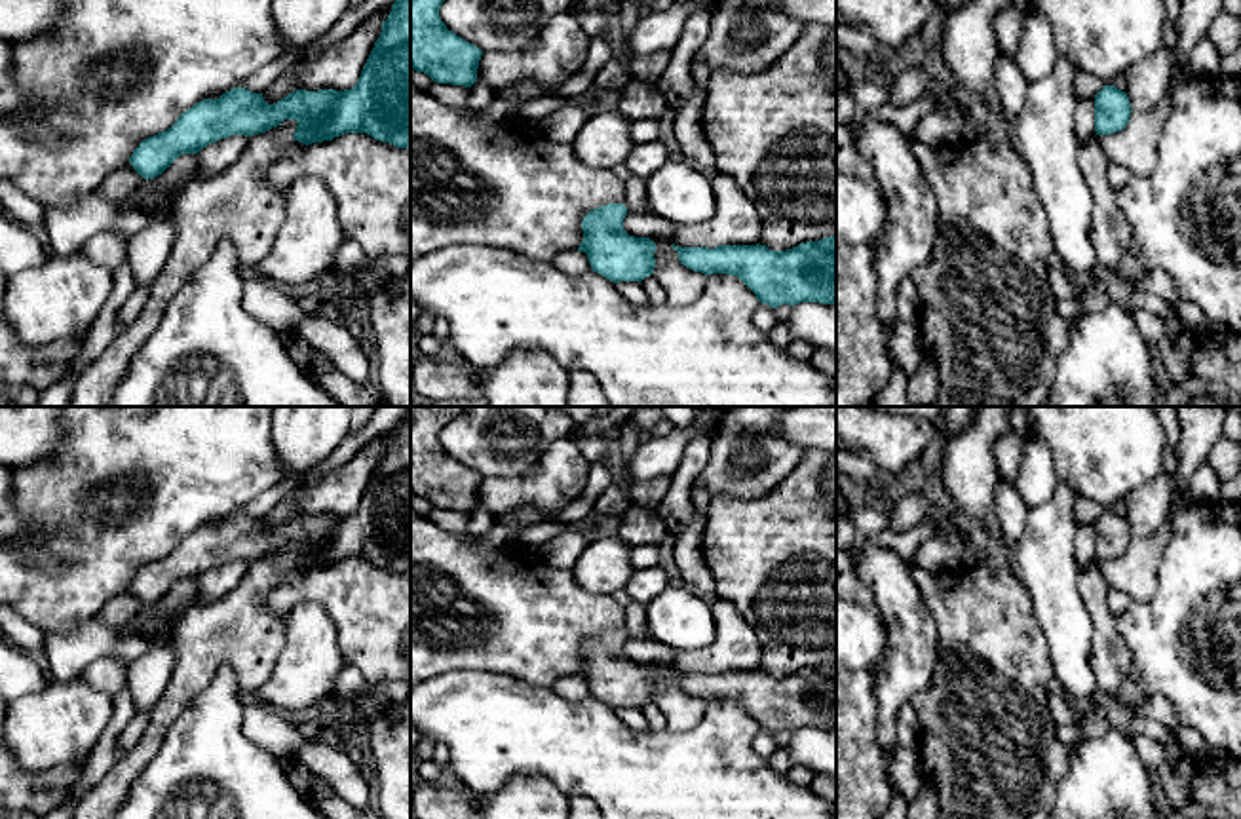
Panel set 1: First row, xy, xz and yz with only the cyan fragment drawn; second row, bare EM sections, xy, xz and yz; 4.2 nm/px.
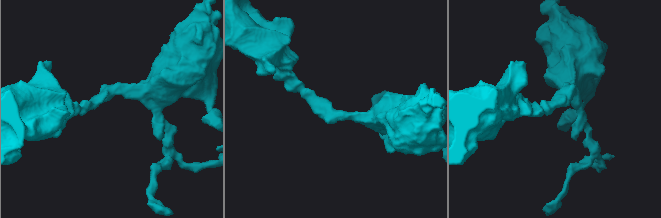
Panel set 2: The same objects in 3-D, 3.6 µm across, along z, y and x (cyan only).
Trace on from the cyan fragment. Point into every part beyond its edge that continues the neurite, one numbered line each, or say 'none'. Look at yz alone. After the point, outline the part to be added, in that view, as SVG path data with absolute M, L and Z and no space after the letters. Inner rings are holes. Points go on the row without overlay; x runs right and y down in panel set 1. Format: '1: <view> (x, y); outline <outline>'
none

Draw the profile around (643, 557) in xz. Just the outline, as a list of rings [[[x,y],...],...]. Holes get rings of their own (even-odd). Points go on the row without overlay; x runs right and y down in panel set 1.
[[[640,545],[631,551],[631,564],[635,570],[658,566],[663,557],[663,545]]]

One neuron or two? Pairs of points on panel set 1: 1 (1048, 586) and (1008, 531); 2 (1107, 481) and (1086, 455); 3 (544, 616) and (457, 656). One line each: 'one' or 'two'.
1: two
2: one
3: one

